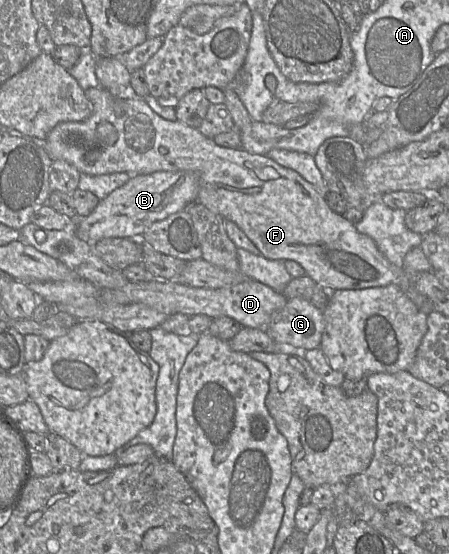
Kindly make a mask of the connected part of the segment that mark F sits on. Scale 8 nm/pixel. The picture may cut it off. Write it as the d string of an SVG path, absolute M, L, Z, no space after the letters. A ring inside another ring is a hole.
M98 87L89 88L84 91L87 99L92 103L92 113L84 121L67 121L57 124L47 135L46 139L42 141L42 145L54 161L57 159L64 160L73 165L80 173L88 175L102 175L118 172L126 172L131 175L151 174L156 171L192 171L198 174L200 180L200 188L196 201L203 204L212 212L220 215L224 220L230 220L237 224L237 226L245 233L245 235L254 243L260 250L261 254L271 260L293 260L299 263L306 272L306 275L311 277L318 286L328 290L329 292L341 289L359 290L372 287L386 286L389 284L397 284L403 291L403 277L404 272L402 267L397 267L391 264L384 255L379 251L374 240L357 231L354 224L349 222L343 215L337 214L330 209L325 197L320 195L313 185L306 181L298 172L293 169L283 167L266 155L258 155L247 152L239 148L226 148L218 146L211 138L204 136L198 128L187 126L179 120L169 121L158 114L156 114L143 98L135 97L133 95L112 95L108 90ZM260 187L260 191L249 193L250 188Z

